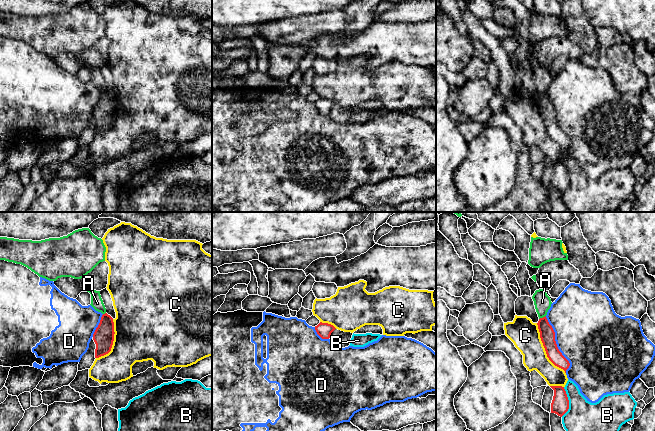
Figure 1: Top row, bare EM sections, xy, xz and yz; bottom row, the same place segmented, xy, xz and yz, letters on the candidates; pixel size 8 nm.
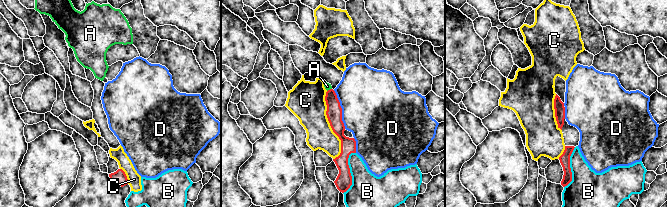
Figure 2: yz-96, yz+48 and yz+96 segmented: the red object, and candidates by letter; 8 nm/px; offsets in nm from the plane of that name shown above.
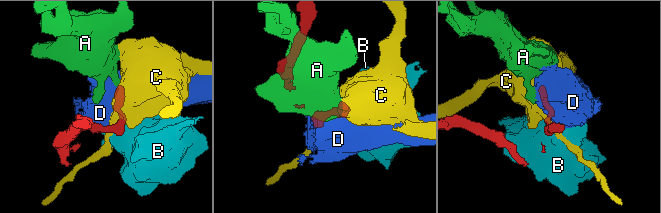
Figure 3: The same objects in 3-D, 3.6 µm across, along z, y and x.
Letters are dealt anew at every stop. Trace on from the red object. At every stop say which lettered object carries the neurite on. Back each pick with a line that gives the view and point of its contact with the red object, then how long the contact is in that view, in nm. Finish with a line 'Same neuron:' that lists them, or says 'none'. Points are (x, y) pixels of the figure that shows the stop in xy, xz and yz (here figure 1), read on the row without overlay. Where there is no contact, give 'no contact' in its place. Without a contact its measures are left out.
Same neuron: none

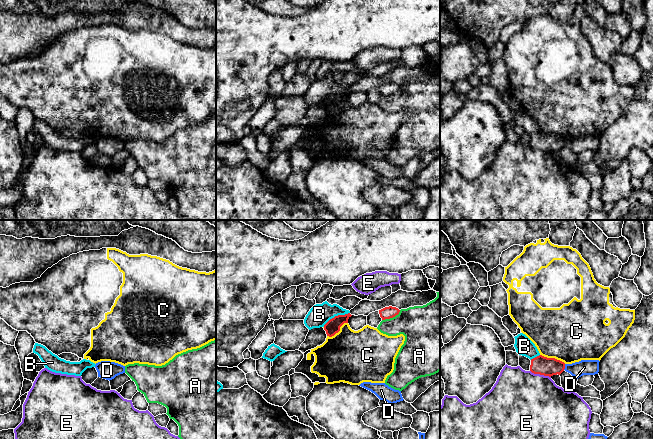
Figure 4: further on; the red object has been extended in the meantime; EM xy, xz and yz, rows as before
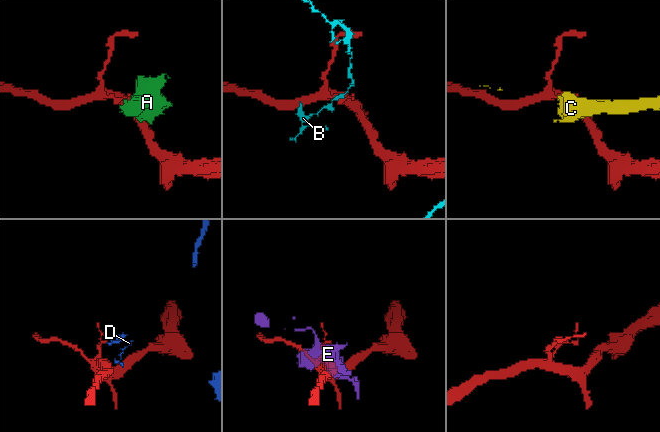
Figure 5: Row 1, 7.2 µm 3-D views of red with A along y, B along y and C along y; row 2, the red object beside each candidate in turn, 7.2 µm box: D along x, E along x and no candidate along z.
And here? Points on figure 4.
Same neuron: none

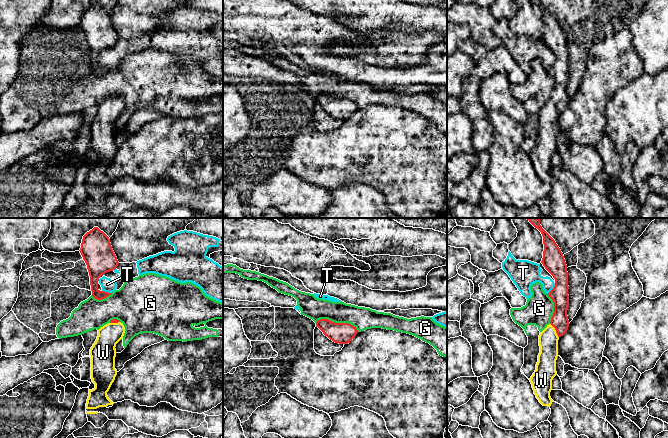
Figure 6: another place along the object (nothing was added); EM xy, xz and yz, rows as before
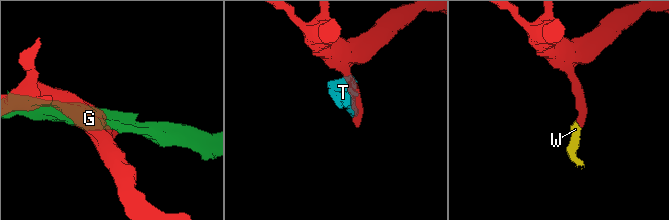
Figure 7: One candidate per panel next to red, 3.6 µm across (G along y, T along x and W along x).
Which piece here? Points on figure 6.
W: contact yz (555, 105); length 140 nm
Same neuron: W

